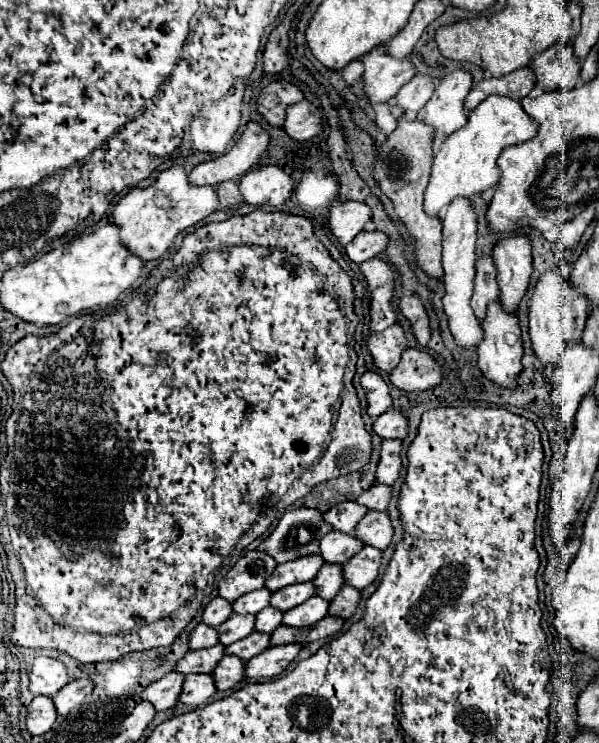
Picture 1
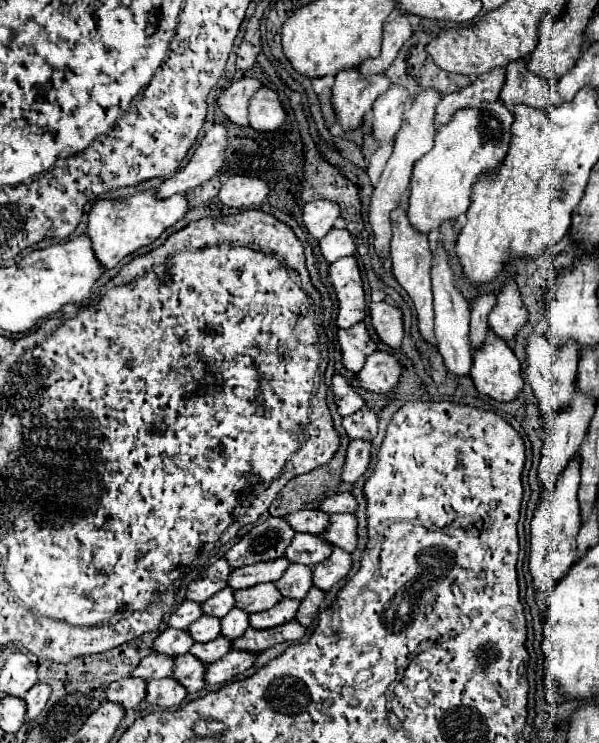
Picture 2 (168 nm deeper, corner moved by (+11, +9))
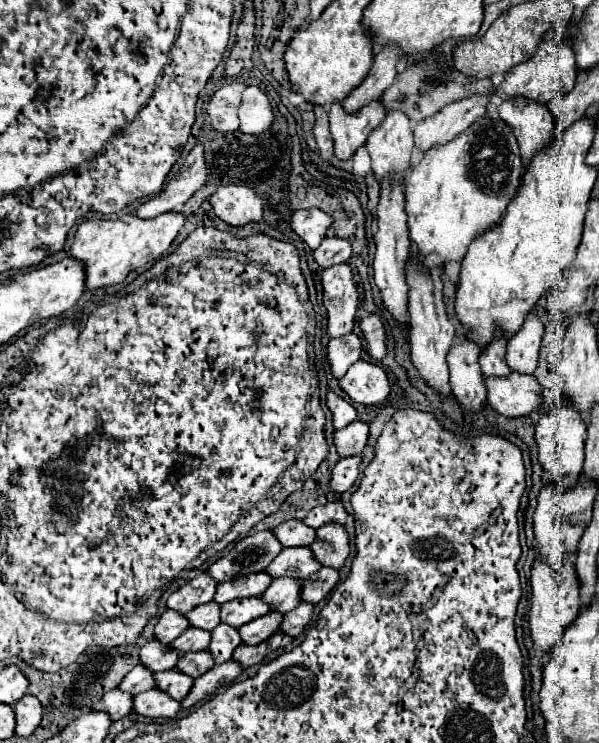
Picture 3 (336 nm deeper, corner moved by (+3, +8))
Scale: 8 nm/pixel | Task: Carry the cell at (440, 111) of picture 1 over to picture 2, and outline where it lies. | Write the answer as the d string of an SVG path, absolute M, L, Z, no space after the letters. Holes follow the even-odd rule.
M427 89L423 91L415 101L411 101L409 109L405 109L405 117L403 117L403 125L395 137L395 145L393 145L393 151L391 151L391 157L379 177L379 183L375 185L373 189L373 195L371 195L371 205L369 205L369 223L371 223L371 229L373 229L373 247L375 247L375 253L379 255L381 261L387 261L389 259L389 241L391 241L391 211L395 207L401 205L403 197L405 197L405 191L409 187L409 181L411 181L411 171L413 171L413 165L417 159L421 159L431 147L433 147L433 137L437 133L437 129L433 127L433 113L435 113L435 107L437 107L437 101L441 97L433 91L433 89Z

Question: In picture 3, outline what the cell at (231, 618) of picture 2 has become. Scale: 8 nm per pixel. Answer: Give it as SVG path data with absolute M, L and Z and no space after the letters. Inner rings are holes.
M219 624L213 632L211 632L211 644L209 650L215 656L215 662L227 662L233 656L233 650L241 644L241 634L239 628L235 626L225 626Z

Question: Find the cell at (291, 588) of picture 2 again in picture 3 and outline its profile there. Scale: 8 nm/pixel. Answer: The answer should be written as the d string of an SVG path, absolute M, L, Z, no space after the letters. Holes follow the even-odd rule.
M275 578L271 586L261 594L271 610L291 612L301 602L301 580L299 578Z

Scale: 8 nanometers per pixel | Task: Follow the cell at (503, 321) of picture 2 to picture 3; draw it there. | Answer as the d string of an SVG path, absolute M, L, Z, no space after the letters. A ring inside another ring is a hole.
M533 312L525 318L521 330L517 330L517 334L513 334L513 338L509 338L507 342L505 360L509 368L531 374L537 366L541 336L543 336L543 324Z

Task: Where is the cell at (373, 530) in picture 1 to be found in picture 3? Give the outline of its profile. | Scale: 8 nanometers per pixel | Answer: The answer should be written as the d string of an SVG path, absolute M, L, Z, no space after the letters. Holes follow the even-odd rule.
M325 524L317 530L317 540L309 546L323 566L343 568L349 556L349 534L343 524Z

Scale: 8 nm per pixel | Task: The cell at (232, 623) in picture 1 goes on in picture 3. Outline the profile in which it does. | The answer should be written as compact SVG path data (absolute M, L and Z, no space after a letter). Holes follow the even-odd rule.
M191 626L189 630L185 630L185 634L181 634L179 638L175 638L171 642L171 648L179 650L179 652L205 650L205 648L209 648L209 638L211 638L209 630L197 630Z

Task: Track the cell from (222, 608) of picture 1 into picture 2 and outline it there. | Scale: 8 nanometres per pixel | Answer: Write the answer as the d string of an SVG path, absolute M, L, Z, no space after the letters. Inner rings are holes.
M183 601L169 617L169 627L173 629L187 629L193 621L197 621L201 617L201 605L191 603L191 601Z

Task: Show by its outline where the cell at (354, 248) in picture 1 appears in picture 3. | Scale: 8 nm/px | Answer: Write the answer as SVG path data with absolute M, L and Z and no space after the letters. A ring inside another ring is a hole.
M327 236L313 254L315 254L315 262L321 268L329 268L341 262L347 262L351 258L351 246L349 242L345 242L345 238Z

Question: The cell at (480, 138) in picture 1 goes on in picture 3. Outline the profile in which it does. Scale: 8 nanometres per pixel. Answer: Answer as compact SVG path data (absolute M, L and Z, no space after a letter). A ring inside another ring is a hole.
M483 116L451 142L437 144L429 152L425 152L423 160L405 178L405 200L407 200L405 210L409 216L409 236L417 244L419 254L427 256L431 252L437 252L441 254L443 262L463 260L471 240L481 230L501 220L507 204L517 194L521 174L523 174L523 162L517 138L513 138L513 130L509 130L509 126L501 122L499 116Z

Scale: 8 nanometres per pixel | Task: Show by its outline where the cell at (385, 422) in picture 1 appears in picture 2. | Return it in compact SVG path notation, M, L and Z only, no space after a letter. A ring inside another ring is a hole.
M363 407L357 413L353 413L349 417L343 417L341 425L345 429L347 439L351 439L351 441L353 439L371 441L375 437L375 433L377 433L377 415L371 409Z

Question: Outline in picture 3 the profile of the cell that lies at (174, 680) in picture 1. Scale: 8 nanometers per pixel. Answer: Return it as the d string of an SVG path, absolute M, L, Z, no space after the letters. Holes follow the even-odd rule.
M119 688L109 690L107 694L103 694L101 700L93 702L93 710L105 710L111 714L113 720L121 720L133 710L133 694L123 692Z

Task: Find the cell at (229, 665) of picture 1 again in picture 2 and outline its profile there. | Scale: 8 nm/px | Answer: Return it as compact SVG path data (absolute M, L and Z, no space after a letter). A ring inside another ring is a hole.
M177 657L173 659L173 679L177 679L187 693L197 693L205 687L205 669L207 665L201 665L195 657Z

